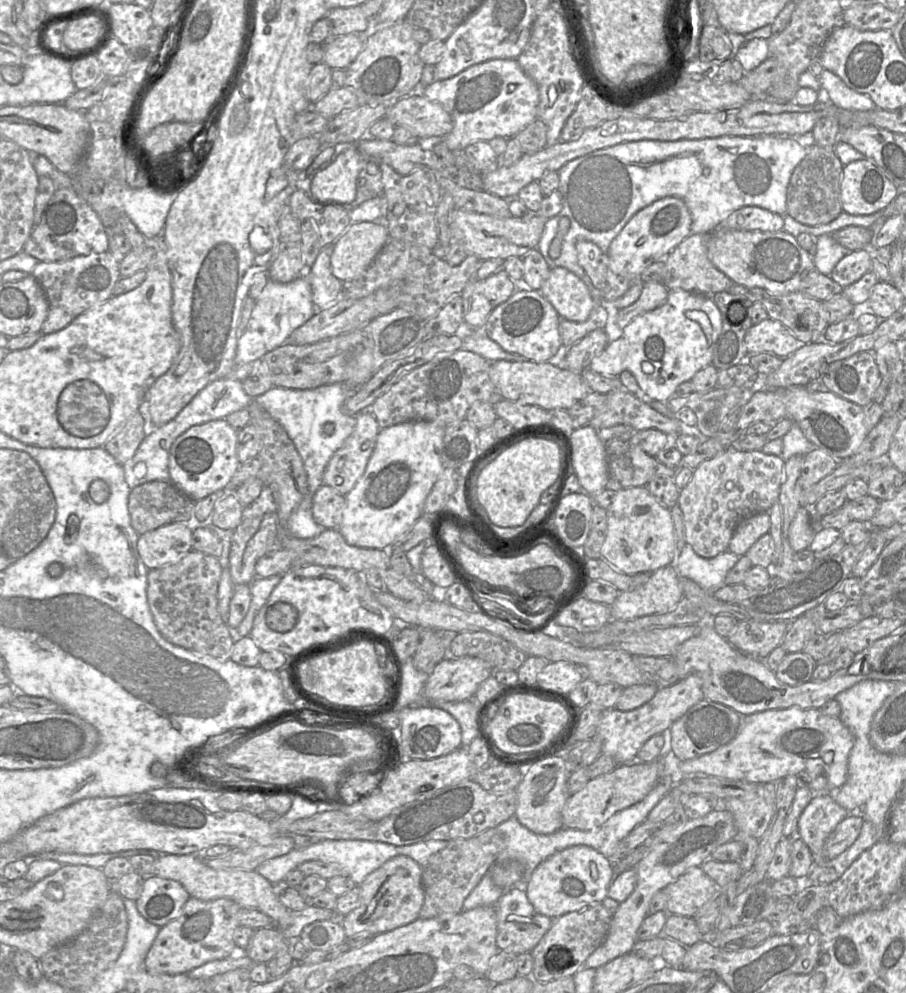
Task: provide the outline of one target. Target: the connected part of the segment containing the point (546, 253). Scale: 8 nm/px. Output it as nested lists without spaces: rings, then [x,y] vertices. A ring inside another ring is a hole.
[[[781,135],[722,136],[716,138],[659,141],[638,140],[624,142],[593,151],[566,163],[558,172],[558,190],[562,195],[562,209],[554,217],[546,220],[543,233],[537,245],[551,269],[563,267],[578,276],[588,287],[596,303],[602,295],[578,263],[575,245],[579,240],[588,240],[607,252],[611,242],[621,232],[627,222],[638,211],[653,202],[668,196],[682,199],[692,219],[691,234],[712,233],[721,221],[743,206],[758,206],[784,217],[783,230],[798,236],[809,233],[815,237],[817,247],[813,256],[815,269],[830,275],[836,264],[850,251],[839,244],[832,233],[847,226],[871,227],[882,217],[882,210],[869,215],[852,215],[842,211],[827,224],[806,225],[787,214],[786,192],[795,167],[804,159],[807,150],[795,138]]]

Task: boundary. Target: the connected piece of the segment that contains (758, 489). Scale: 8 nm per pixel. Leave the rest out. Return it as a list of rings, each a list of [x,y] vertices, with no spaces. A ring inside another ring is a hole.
[[[730,448],[699,464],[689,483],[680,490],[677,502],[683,513],[686,543],[703,558],[727,551],[738,524],[750,516],[768,512],[777,501],[784,465],[781,456]]]

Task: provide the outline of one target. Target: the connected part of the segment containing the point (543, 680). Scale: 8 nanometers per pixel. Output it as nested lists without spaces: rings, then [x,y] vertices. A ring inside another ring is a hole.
[[[557,661],[548,662],[537,676],[538,688],[554,693],[569,693],[587,676],[575,665]]]

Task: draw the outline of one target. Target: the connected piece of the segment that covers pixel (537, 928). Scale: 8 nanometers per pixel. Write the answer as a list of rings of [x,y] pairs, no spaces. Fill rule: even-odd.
[[[511,887],[495,904],[499,950],[528,953],[550,929],[552,919],[538,913],[520,887]]]

